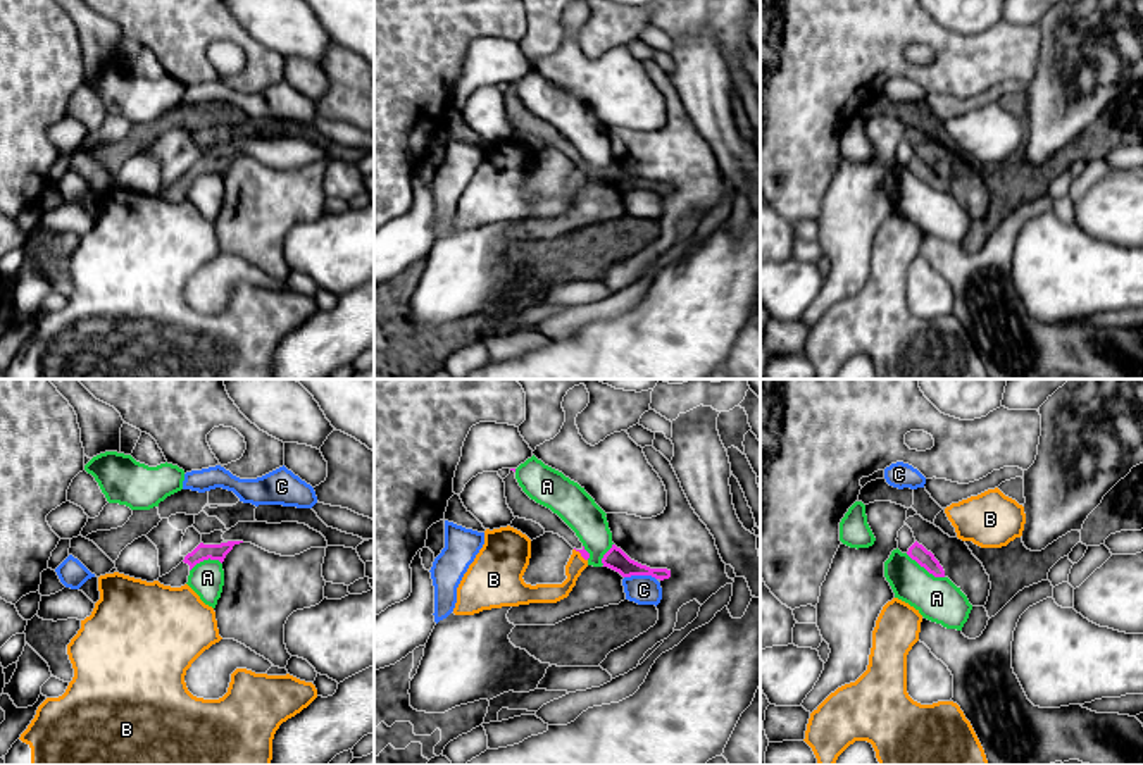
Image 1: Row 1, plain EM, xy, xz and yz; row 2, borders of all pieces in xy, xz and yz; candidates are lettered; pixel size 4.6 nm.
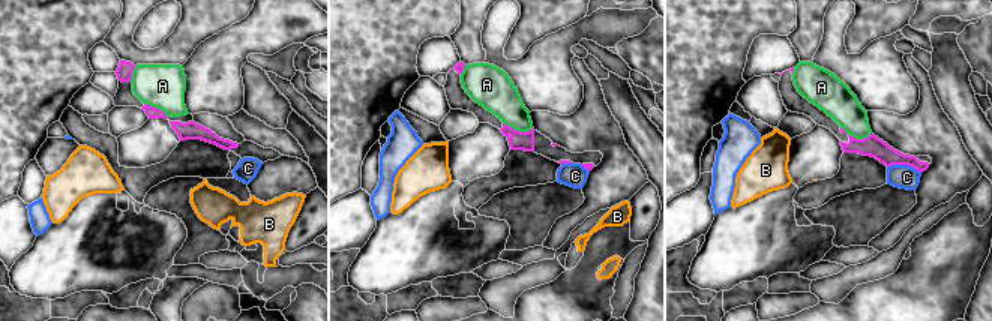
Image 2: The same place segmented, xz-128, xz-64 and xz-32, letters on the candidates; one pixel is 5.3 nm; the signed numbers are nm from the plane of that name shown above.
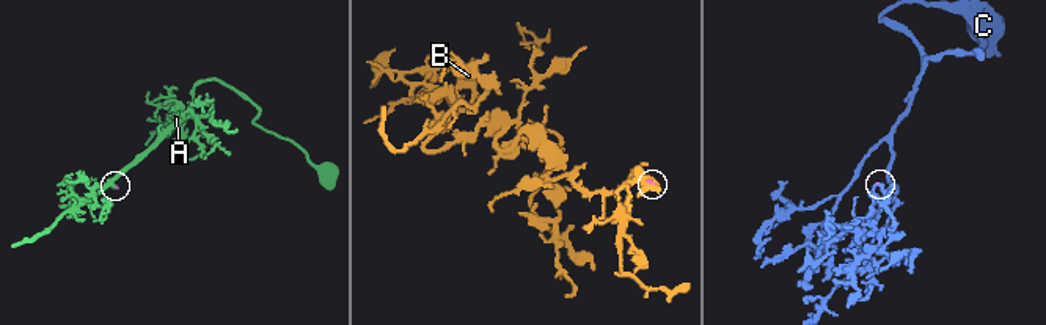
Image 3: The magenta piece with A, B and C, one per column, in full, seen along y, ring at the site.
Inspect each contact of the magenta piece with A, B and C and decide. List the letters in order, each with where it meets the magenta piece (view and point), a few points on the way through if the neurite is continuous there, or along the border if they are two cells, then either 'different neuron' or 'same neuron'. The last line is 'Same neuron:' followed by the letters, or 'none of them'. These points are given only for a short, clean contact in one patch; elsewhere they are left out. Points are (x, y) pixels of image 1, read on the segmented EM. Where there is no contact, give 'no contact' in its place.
A: yz (924, 567) | different neuron
B: xz (581, 555) | along xz (574, 548), (587, 560) | different neuron
C: xz (640, 574) | different neuron
Same neuron: none of them

